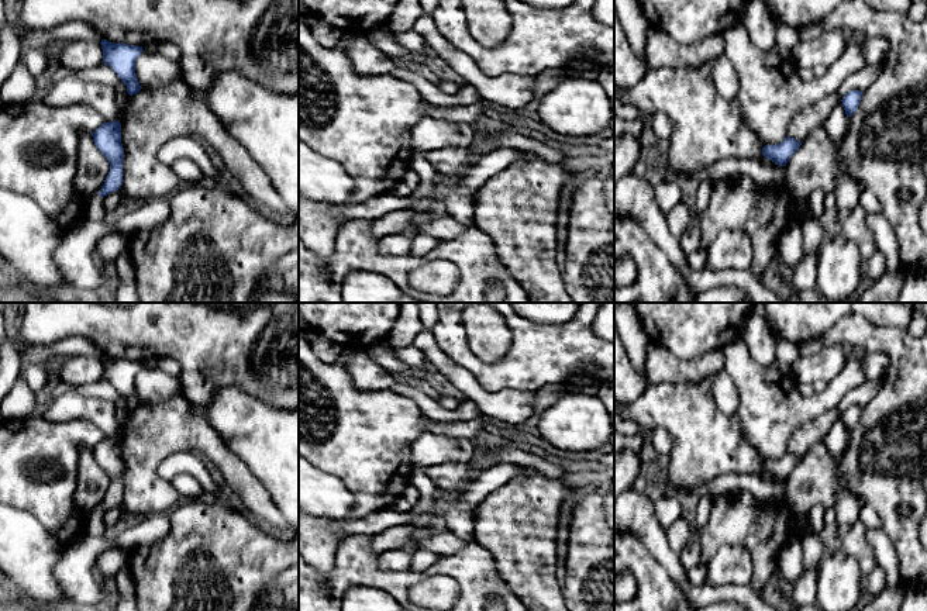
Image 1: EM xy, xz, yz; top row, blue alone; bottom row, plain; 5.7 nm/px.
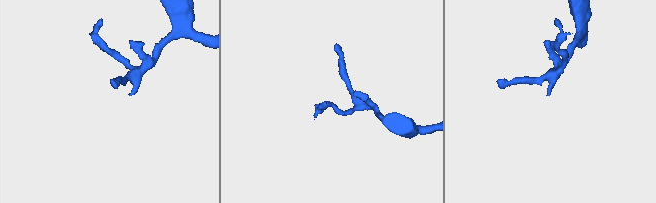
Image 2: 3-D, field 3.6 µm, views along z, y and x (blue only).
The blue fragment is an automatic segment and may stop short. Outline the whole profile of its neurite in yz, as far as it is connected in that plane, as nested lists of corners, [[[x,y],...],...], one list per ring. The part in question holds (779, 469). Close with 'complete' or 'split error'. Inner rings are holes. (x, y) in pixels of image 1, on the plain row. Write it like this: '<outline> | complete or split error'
[[[786,452],[780,459],[765,460],[762,463],[762,470],[779,481],[786,481],[788,476],[799,465],[800,460],[800,456]]] | complete

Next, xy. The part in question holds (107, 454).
[[[118,435],[103,438],[96,446],[92,448],[92,452],[97,465],[107,473],[110,487],[101,505],[90,514],[86,532],[106,539],[110,538],[110,535],[104,525],[103,512],[118,505],[123,498],[124,463],[121,459],[121,439]]] | split error

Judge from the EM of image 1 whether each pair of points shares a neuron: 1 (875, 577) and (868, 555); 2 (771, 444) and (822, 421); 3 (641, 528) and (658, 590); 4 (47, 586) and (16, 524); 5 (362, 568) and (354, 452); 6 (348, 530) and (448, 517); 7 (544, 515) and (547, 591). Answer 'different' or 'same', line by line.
1: different
2: different
3: different
4: same
5: different
6: same
7: same

